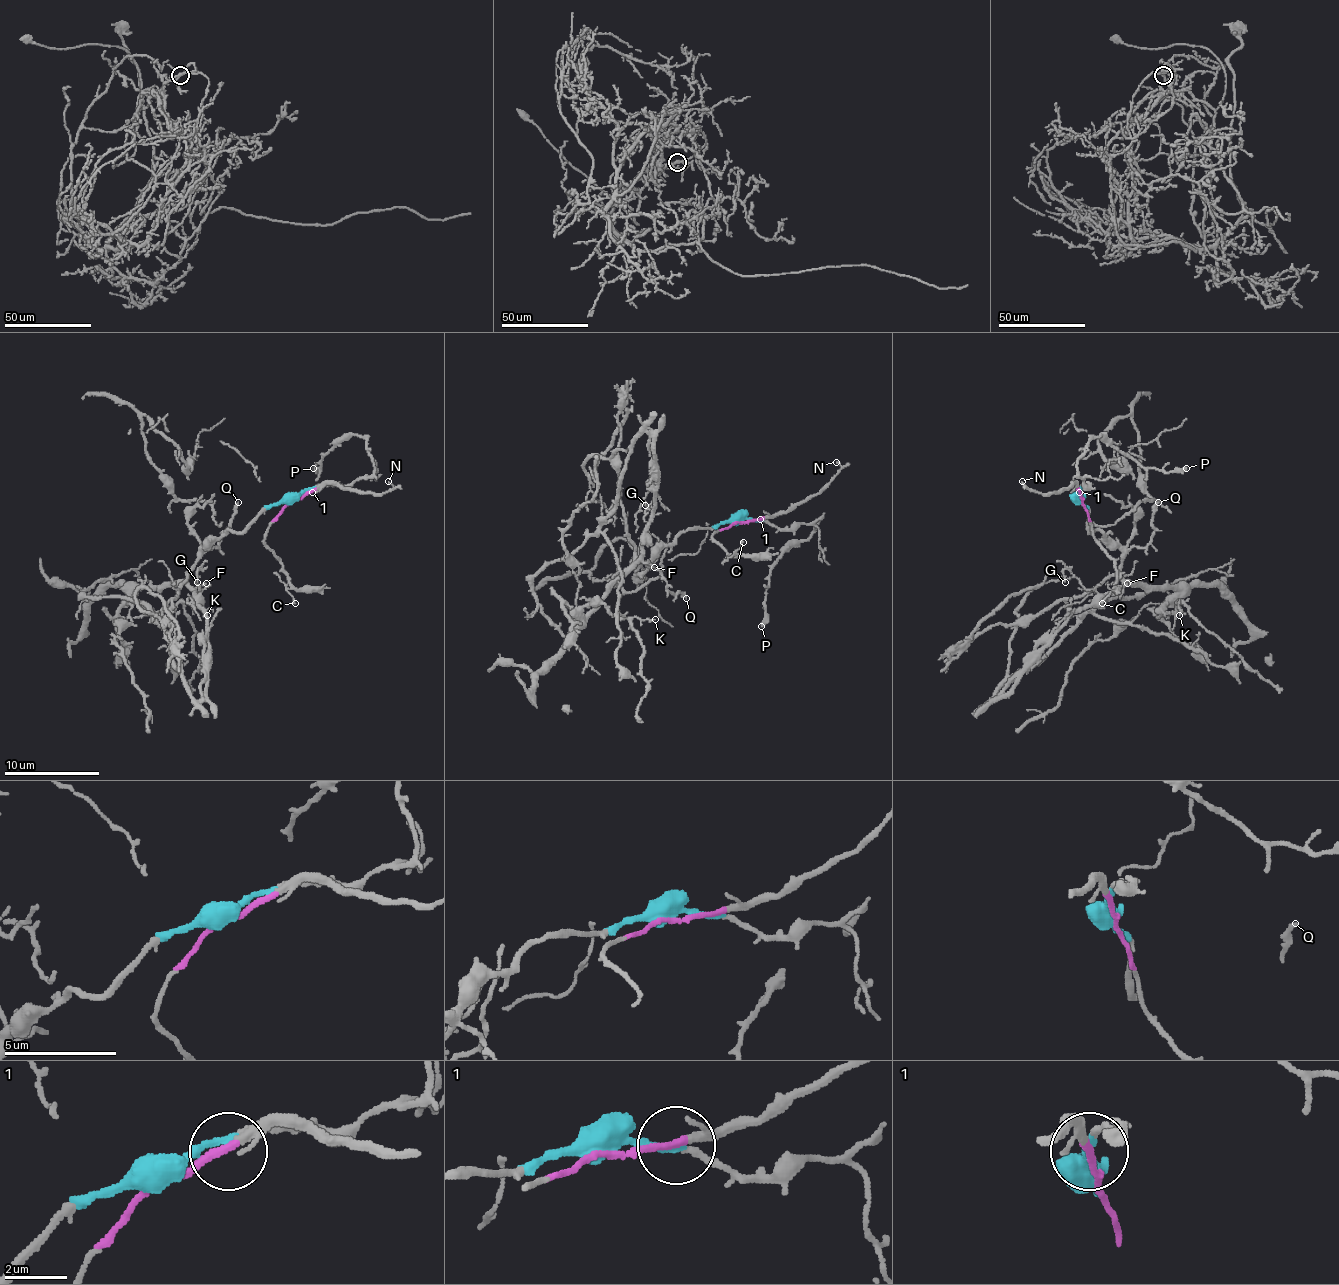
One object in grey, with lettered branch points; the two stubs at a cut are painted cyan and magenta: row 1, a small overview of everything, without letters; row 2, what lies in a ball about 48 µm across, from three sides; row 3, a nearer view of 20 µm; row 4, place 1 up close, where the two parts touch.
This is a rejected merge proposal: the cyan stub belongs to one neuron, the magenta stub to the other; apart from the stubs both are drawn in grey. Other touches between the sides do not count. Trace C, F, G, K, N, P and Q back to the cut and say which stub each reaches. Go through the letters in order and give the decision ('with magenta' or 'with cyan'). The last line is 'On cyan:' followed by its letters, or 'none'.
C: with magenta
F: with cyan
G: with cyan
K: with cyan
N: with magenta
P: with cyan
Q: with cyan
On cyan: F, G, K, P, Q

